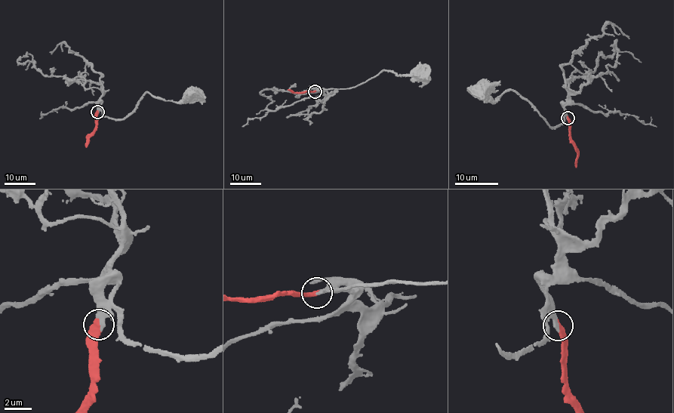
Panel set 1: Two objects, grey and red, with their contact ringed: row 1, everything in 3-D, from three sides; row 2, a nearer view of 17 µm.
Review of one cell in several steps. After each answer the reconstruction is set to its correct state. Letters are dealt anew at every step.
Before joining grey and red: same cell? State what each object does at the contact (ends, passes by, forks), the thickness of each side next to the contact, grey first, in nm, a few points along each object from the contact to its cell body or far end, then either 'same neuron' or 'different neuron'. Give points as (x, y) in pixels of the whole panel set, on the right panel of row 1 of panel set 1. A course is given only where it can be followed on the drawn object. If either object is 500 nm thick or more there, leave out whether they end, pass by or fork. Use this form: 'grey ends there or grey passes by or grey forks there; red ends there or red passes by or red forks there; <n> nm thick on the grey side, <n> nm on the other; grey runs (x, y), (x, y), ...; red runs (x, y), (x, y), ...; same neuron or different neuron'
grey ends there; red ends there; 360 nm thick on the grey side, 480 nm on the other; grey runs (567, 118), (553, 127), (518, 94), (509, 90), (495, 97), (497, 101), (487, 100), (484, 92); red runs (567, 118), (569, 140), (577, 153), (576, 167); same neuron

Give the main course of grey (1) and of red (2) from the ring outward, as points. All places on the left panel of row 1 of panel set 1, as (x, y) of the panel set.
1: (98, 112), (100, 110), (110, 118), (125, 118), (148, 92), (174, 102), (188, 101), (191, 96)
2: (97, 112), (96, 127), (86, 147)

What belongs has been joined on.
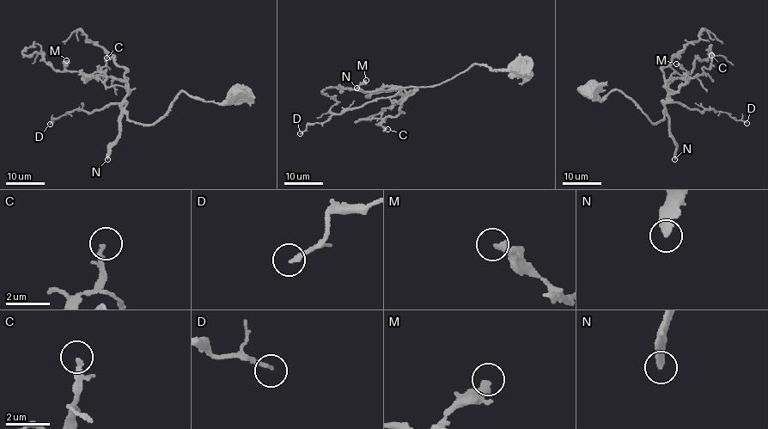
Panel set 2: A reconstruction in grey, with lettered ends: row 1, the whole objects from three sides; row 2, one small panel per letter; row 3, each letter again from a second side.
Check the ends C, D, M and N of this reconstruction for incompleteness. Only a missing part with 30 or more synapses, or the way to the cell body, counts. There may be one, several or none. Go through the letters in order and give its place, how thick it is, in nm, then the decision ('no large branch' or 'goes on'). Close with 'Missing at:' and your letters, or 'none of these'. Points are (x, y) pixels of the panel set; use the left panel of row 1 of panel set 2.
C: at (106, 58); 140 nm thick; no large branch
D: at (50, 124); 170 nm thick; no large branch
M: at (66, 60); 220 nm thick; no large branch
N: at (107, 159); 340 nm thick; goes on
Missing at: N

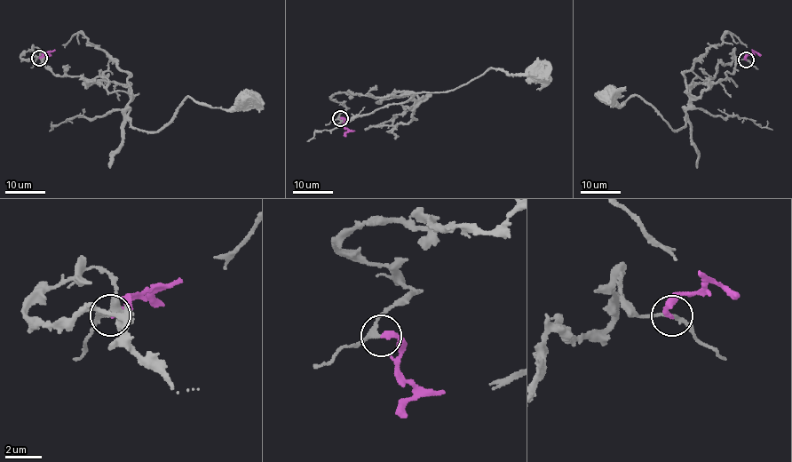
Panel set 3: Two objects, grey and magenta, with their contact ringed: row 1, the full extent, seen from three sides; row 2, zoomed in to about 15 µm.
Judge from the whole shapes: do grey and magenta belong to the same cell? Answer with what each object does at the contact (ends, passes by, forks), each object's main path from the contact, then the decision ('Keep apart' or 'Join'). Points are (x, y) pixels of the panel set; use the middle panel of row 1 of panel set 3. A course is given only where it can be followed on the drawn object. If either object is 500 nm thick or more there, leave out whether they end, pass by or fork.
At the ring grey passes by. At the ring magenta ends. Course of grey: (340, 117), (347, 108), (330, 98), (336, 93), (417, 99), (406, 94), (447, 92), (489, 69), (536, 73). Course of magenta: (340, 117), (348, 130), (344, 136). Join

